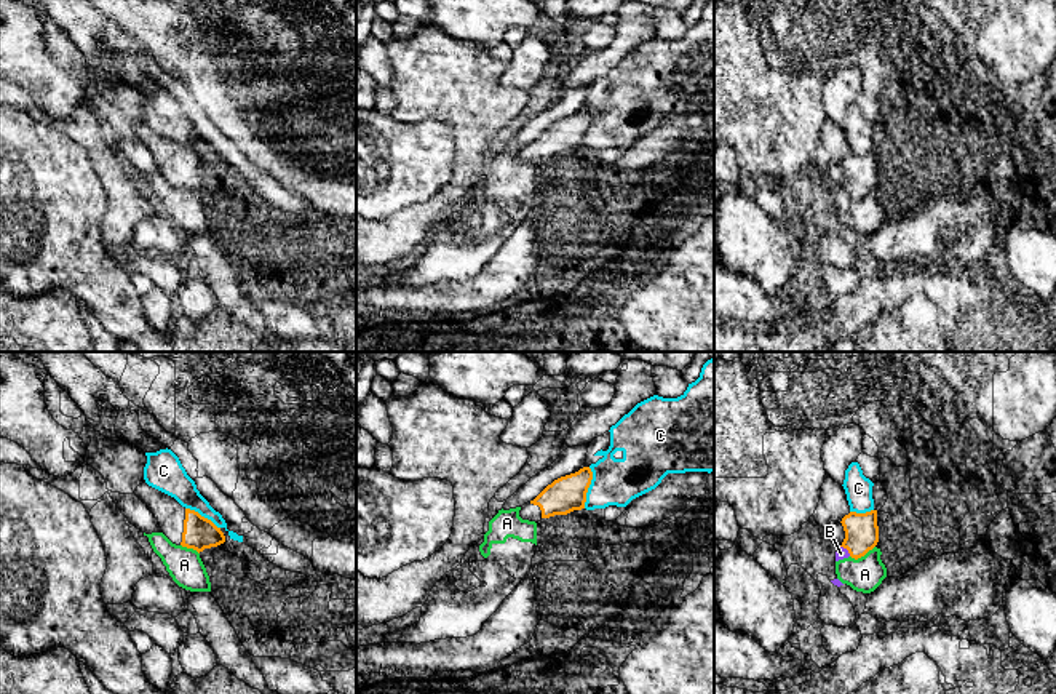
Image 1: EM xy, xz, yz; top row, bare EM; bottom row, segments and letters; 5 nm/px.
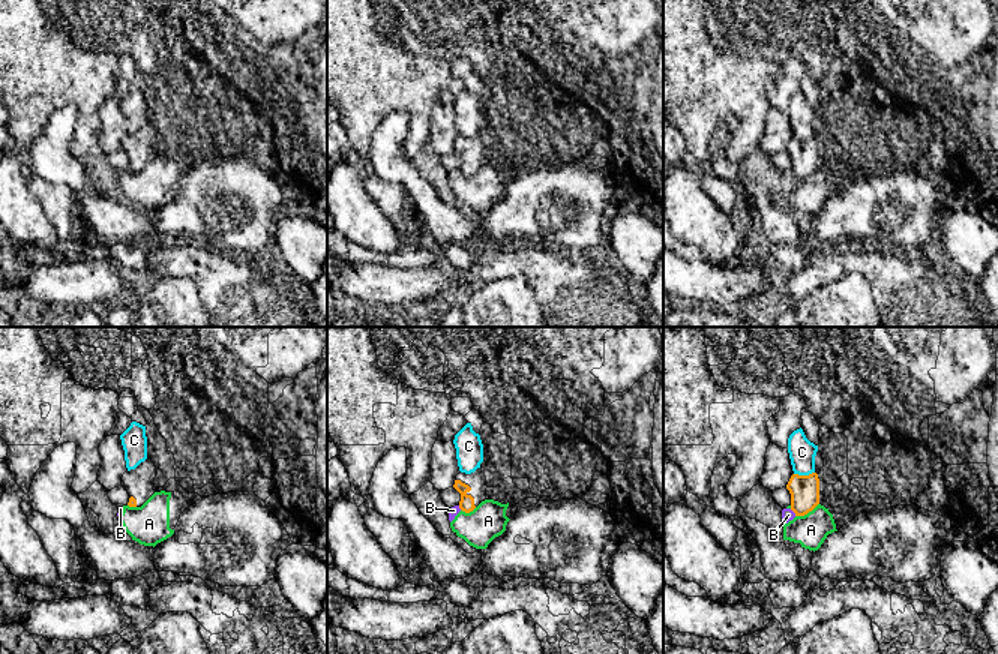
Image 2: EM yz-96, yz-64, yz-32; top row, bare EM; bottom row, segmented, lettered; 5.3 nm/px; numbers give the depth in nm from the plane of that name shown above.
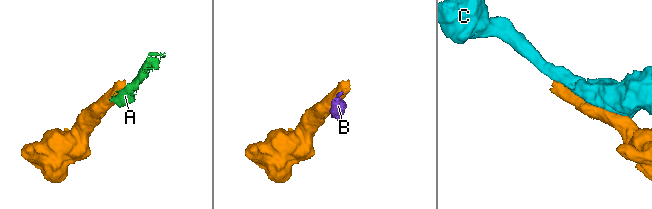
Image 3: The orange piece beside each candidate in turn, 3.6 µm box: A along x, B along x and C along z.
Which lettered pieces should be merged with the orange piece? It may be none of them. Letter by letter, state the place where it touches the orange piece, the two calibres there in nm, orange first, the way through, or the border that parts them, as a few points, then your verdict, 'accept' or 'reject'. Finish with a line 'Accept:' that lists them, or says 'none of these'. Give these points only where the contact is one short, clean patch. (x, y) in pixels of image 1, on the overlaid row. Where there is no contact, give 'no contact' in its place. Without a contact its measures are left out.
A: yz (861, 555) | 180/180 nm | along yz (874, 546), (857, 558), (850, 557) | reject
B: yz (847, 549) | 180/60 nm | along yz (841, 546), (850, 555) | reject
C: xz (588, 486) | 180/240 nm | reject
Accept: none of these

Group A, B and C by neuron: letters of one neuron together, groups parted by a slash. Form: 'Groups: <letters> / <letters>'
Groups: A B / C

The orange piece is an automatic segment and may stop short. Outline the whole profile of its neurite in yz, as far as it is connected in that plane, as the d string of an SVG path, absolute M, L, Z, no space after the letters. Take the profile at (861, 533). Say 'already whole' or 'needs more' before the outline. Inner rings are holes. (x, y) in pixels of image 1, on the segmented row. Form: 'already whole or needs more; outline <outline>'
already whole; outline M877 510L866 513L850 512L842 518L845 539L840 547L858 560L872 550L879 542Z

